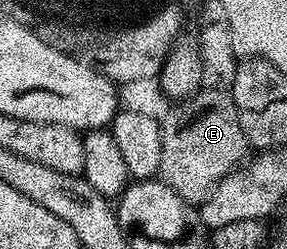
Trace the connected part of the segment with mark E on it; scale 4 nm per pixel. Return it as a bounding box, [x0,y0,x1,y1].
[158,88,249,204]

